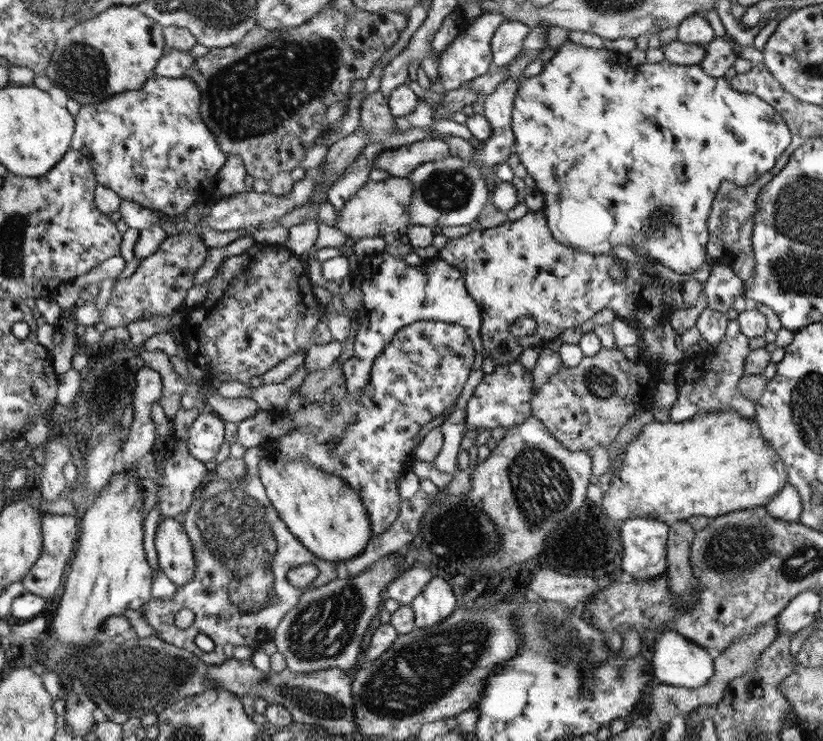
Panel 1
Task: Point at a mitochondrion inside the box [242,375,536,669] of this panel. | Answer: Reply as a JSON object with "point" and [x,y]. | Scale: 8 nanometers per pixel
{"point":[323,628]}

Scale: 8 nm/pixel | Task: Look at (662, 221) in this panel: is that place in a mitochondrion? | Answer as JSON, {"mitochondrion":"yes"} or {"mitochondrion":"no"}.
{"mitochondrion":"yes"}

